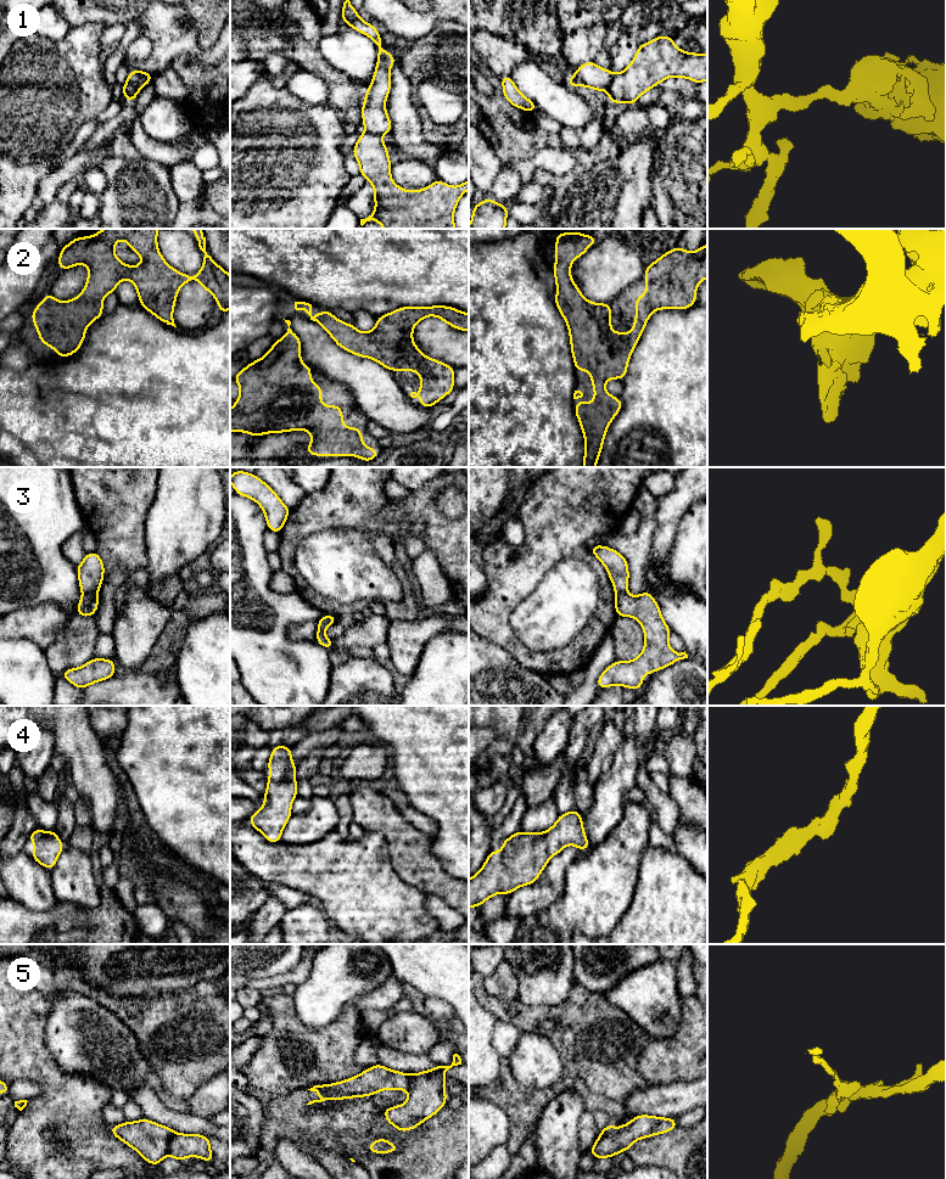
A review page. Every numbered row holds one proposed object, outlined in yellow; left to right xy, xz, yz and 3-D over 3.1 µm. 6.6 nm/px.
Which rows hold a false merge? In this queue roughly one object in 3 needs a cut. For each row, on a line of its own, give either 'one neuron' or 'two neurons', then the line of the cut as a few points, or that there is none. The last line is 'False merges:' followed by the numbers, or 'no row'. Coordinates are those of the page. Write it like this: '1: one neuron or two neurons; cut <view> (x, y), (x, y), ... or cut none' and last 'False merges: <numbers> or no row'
1: two neurons; cut xz (365, 130), (380, 136)
2: one neuron; cut none
3: two neurons; cut xy (96, 591), (83, 594)
4: one neuron; cut none
5: two neurons; cut xy (174, 1133), (169, 1140), (168, 1154)
False merges: 1, 3, 5

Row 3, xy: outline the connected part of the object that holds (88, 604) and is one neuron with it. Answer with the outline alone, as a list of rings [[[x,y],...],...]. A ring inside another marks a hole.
[[[83,594],[78,602],[77,614],[78,617],[91,617],[99,608],[99,594]]]

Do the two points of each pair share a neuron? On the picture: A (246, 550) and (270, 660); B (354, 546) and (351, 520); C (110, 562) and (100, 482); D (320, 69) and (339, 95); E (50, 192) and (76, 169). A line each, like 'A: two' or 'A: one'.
A: one
B: two
C: one
D: one
E: one

